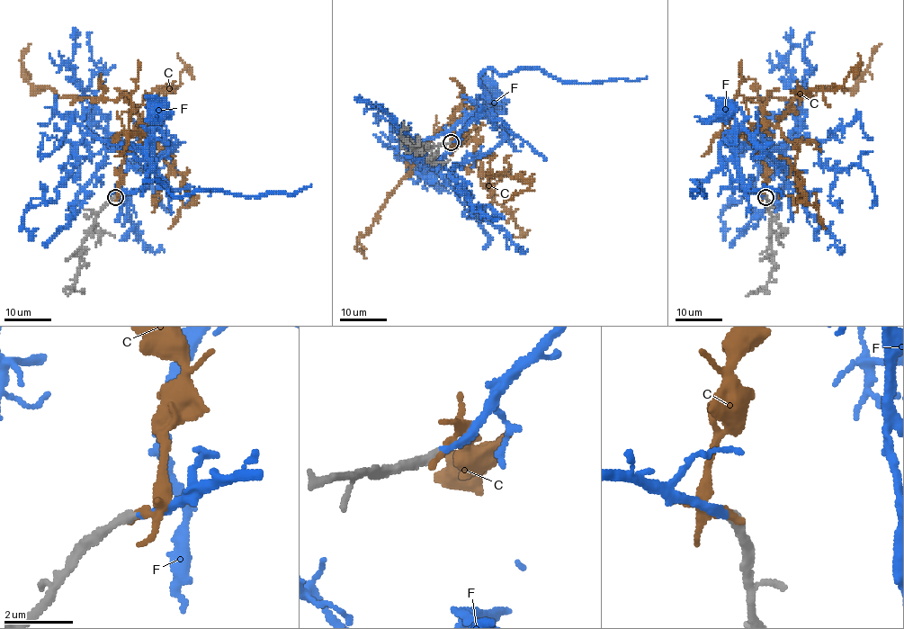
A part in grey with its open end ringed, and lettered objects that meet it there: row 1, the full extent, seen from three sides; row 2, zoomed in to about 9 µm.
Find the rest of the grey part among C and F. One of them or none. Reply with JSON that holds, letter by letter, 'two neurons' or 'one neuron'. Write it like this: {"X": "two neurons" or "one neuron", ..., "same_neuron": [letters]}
{"C": "two neurons", "F": "one neuron", "same_neuron": ["F"]}

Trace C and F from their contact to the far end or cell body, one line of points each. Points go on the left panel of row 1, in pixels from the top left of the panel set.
C: (114, 197), (124, 154), (140, 134), (128, 131), (131, 100), (36, 88), (22, 74), (30, 43)
F: (115, 197), (134, 193), (147, 180), (152, 130), (167, 143), (156, 118), (160, 109)

